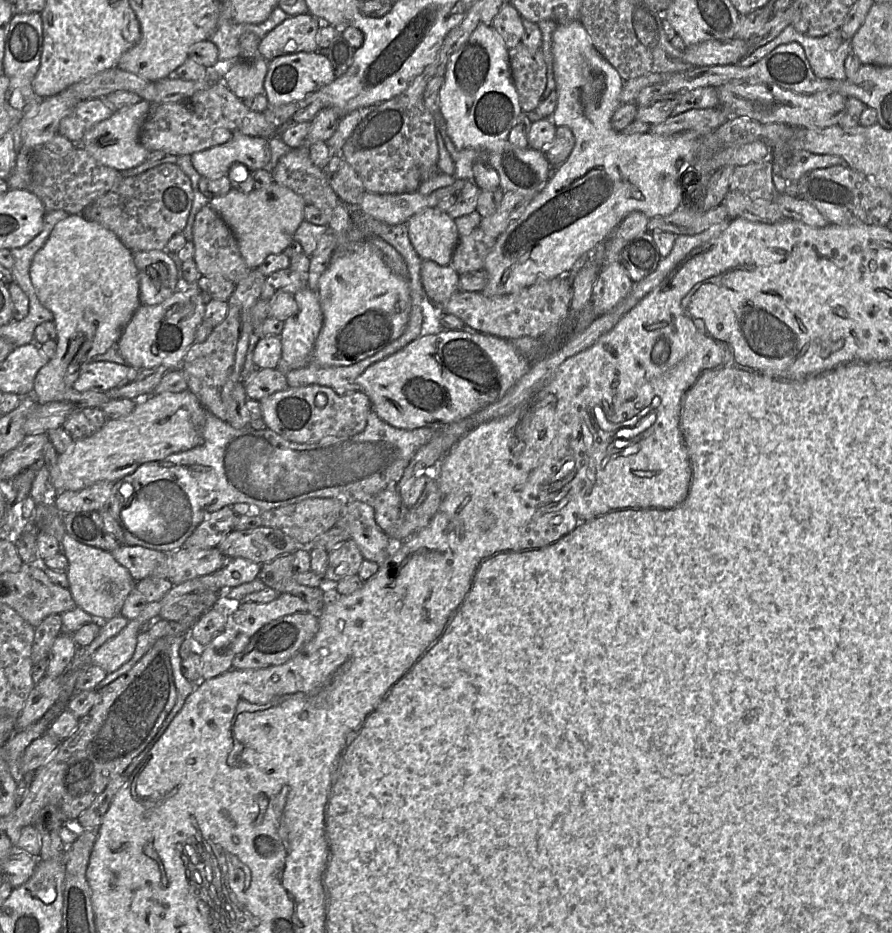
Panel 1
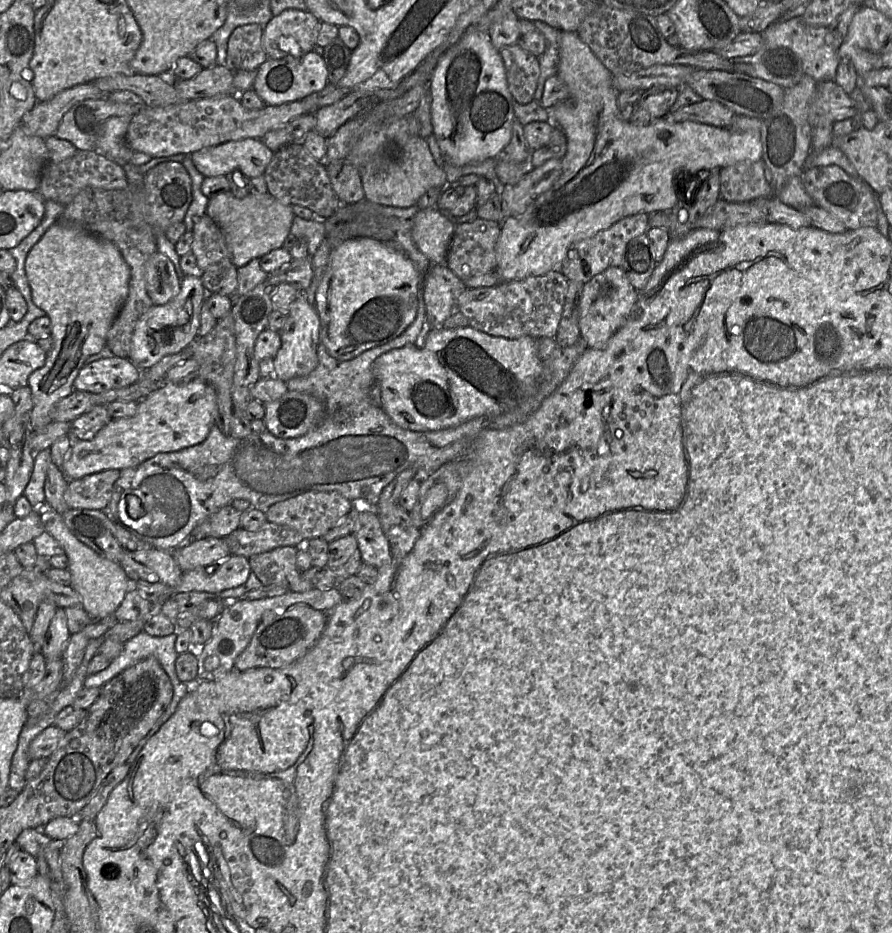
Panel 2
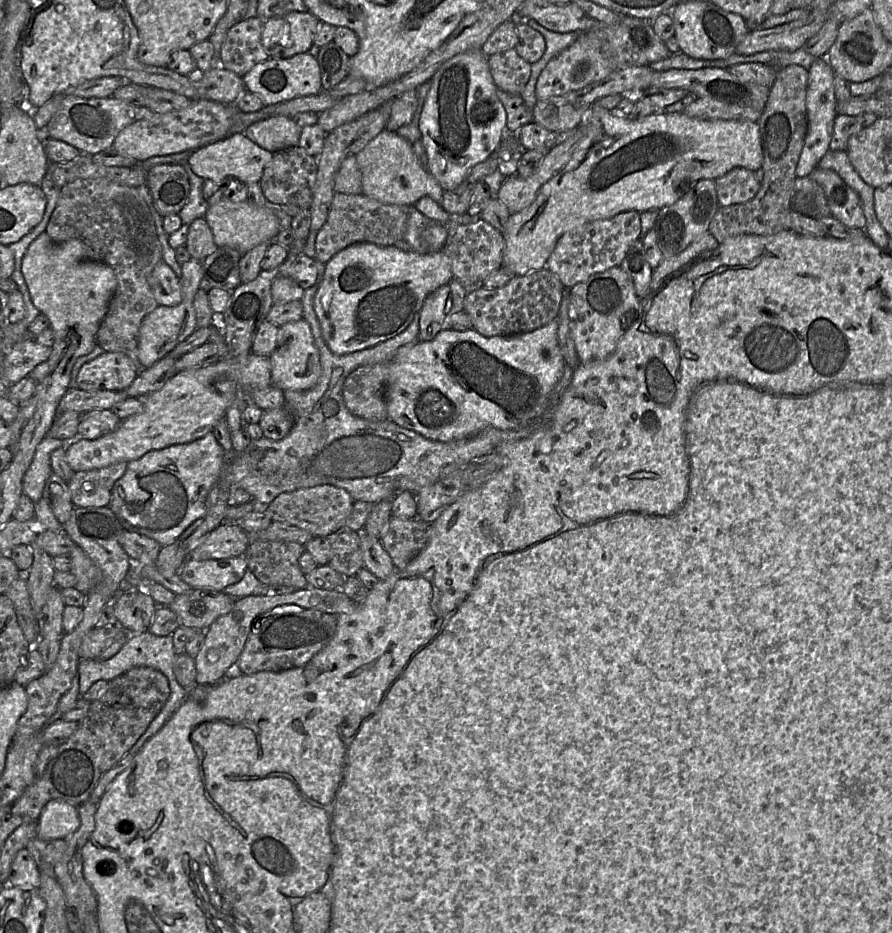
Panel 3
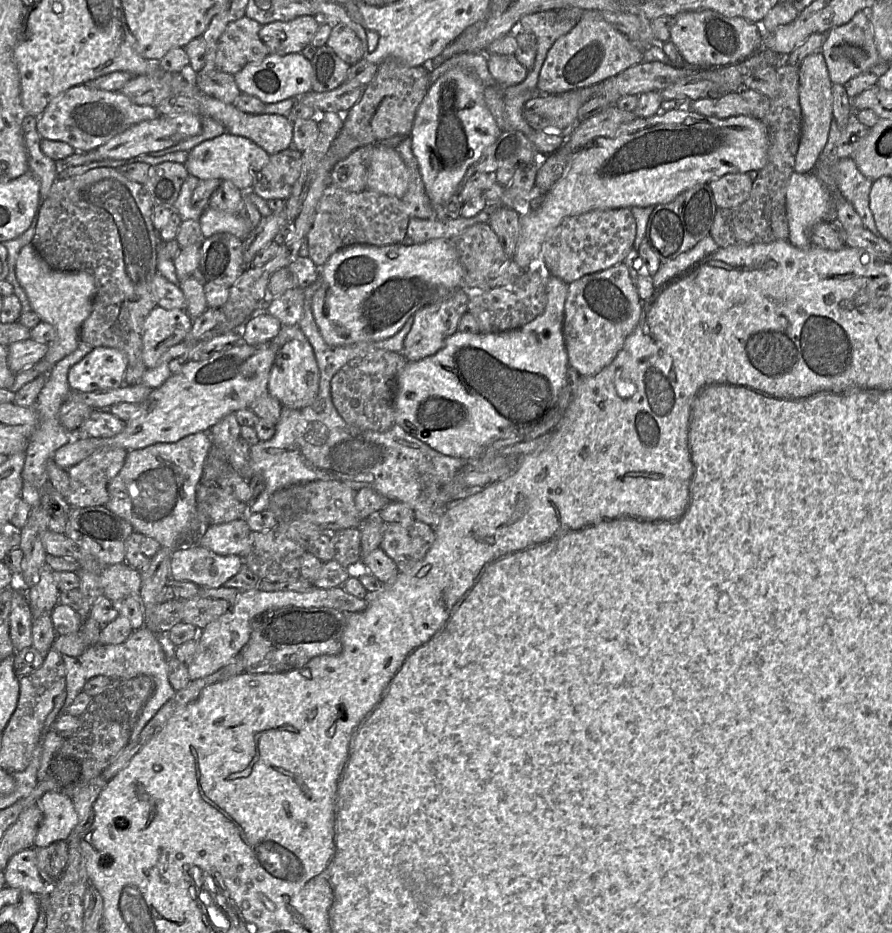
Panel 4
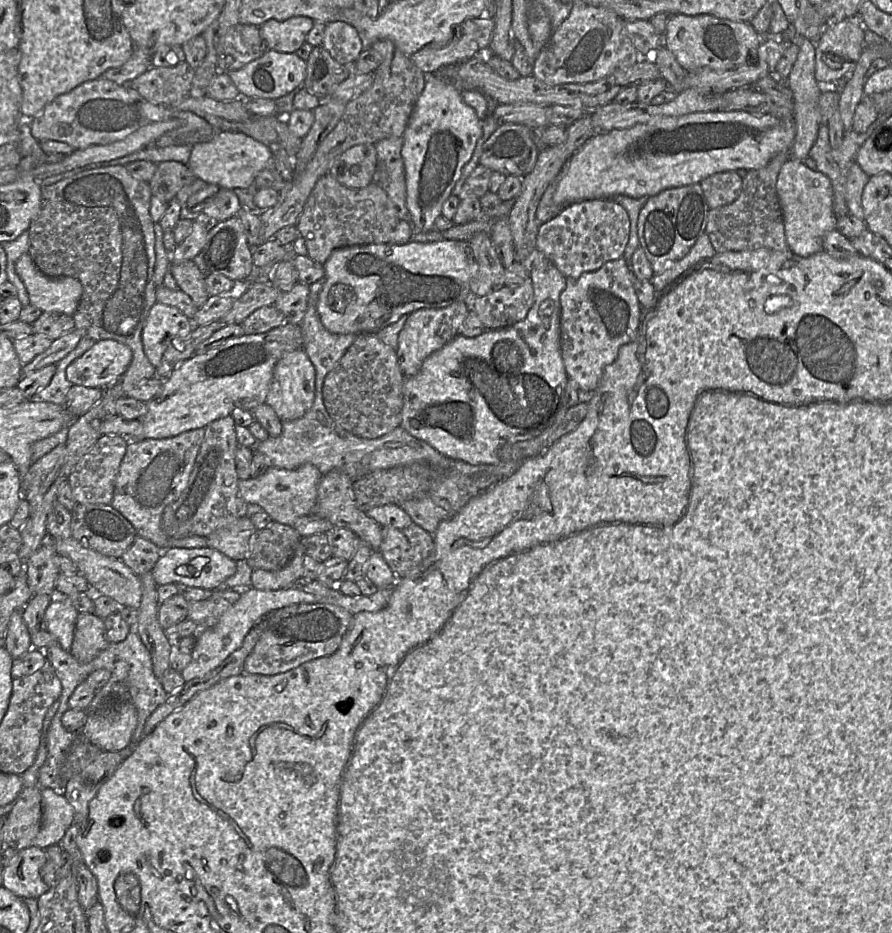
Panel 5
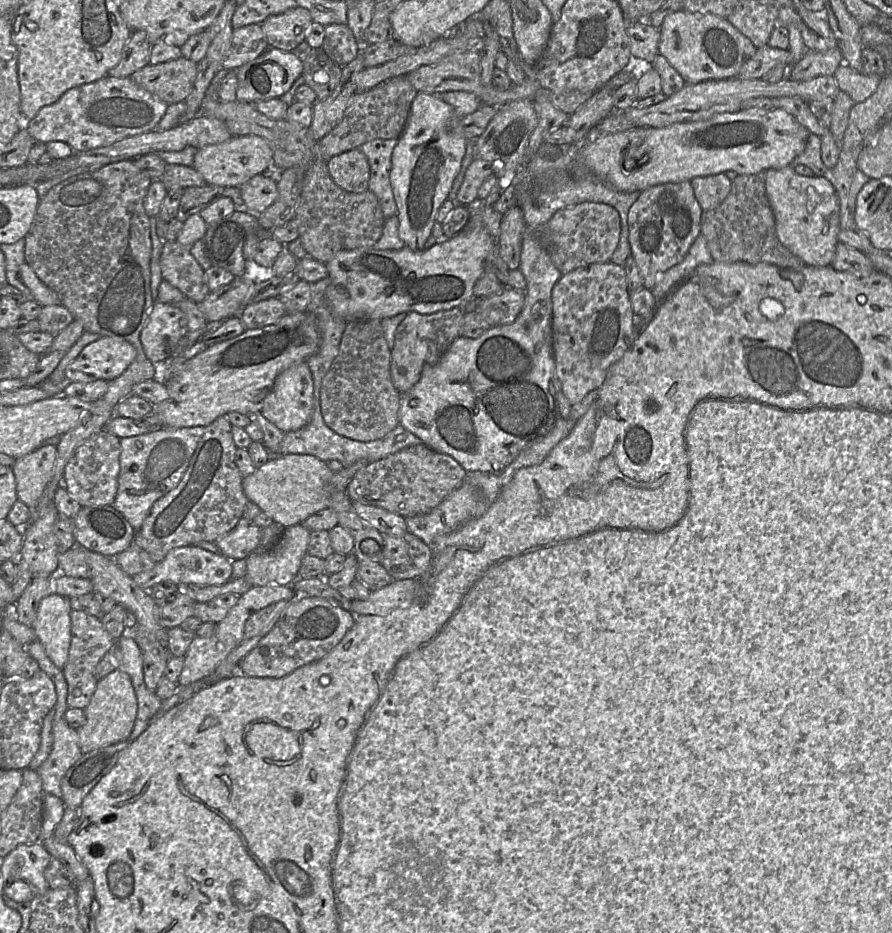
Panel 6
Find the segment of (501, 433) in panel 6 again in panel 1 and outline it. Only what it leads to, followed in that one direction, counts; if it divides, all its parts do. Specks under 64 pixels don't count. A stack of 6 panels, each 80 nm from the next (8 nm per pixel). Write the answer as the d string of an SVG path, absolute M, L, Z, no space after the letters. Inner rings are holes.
M442 330L421 335L401 350L369 366L356 380L387 424L406 430L447 425L479 412L500 400L531 368L531 363L506 339L475 330Z

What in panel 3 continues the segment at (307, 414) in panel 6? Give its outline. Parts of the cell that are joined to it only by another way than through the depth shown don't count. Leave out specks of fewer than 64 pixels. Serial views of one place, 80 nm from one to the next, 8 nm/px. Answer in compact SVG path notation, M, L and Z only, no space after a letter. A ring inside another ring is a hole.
M304 318L279 327L277 346L269 357L272 385L283 391L309 389L317 383L320 377L319 351L315 345L311 327Z

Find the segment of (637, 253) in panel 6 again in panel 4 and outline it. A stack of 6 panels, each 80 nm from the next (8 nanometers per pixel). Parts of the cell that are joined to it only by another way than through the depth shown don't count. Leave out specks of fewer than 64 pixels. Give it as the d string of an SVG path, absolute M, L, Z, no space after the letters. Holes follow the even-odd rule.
M709 183L694 185L672 201L653 208L643 240L647 241L661 263L672 260L710 234L717 209Z

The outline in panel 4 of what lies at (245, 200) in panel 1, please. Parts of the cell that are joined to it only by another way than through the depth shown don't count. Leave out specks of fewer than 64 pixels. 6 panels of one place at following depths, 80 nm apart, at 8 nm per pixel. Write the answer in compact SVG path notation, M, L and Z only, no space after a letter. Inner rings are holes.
M208 207L204 210L199 222L205 238L209 238L216 233L230 233L244 240L254 229L238 213L228 213Z

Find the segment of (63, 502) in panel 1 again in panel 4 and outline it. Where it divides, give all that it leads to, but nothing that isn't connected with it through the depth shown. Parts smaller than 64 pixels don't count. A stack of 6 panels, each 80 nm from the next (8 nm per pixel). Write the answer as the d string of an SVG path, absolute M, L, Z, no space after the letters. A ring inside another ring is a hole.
M122 448L103 449L68 469L70 492L67 501L71 507L106 505L108 485L122 469L128 451Z

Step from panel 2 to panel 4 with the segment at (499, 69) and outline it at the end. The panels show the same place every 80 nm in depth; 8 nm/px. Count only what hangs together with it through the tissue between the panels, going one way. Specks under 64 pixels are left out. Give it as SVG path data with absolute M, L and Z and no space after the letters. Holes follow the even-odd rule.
M453 68L429 86L417 109L409 137L425 192L432 205L444 207L444 203L455 194L469 166L479 161L485 149L493 144L502 132L486 104L484 91L485 85L474 75L460 68Z

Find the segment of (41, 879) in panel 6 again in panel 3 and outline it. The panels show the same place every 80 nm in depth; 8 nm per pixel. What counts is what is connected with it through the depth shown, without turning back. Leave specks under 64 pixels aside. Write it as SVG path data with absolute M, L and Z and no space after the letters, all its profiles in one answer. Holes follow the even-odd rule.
M27 849L19 850L14 856L5 886L18 887L23 890L40 887L40 873L35 860Z

